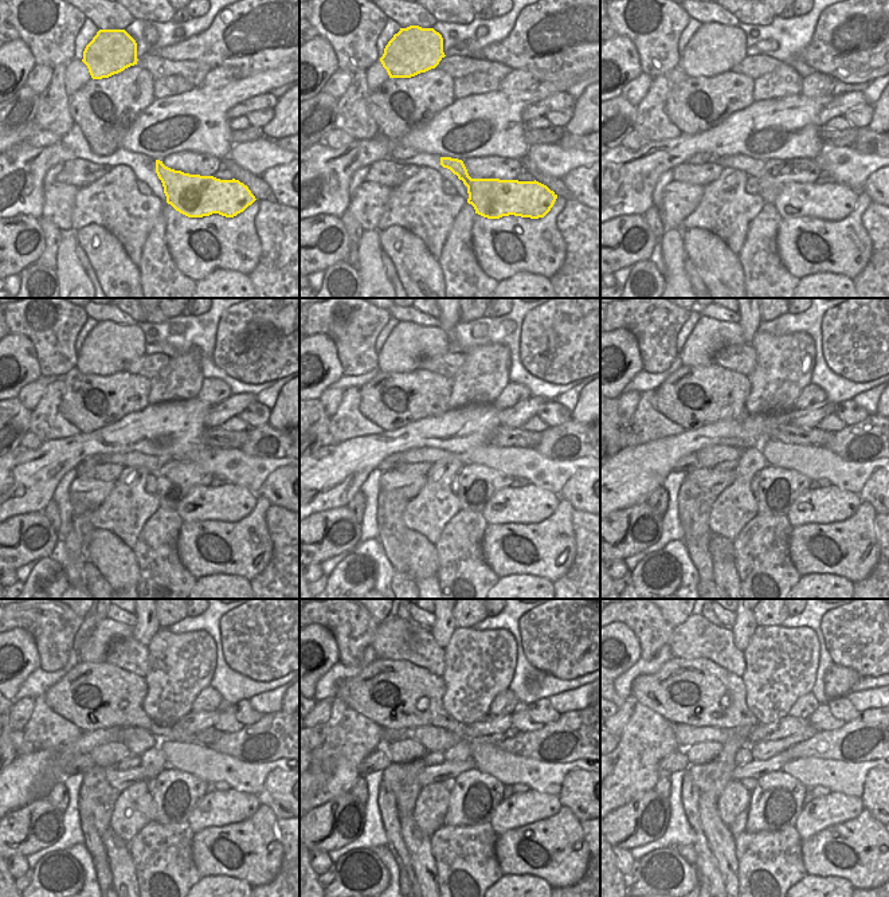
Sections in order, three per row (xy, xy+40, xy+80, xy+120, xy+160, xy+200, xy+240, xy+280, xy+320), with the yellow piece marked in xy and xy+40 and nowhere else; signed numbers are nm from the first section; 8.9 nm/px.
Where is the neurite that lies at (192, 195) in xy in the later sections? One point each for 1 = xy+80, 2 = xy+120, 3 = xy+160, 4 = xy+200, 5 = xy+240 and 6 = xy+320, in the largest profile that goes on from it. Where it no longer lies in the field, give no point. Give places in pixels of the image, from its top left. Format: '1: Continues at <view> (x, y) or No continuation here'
1: Continues at xy+80 (834, 202)
2: Continues at xy+120 (228, 502)
3: Continues at xy+160 (531, 504)
4: Continues at xy+200 (825, 505)
5: Continues at xy+240 (218, 807)
6: Continues at xy+320 (831, 809).

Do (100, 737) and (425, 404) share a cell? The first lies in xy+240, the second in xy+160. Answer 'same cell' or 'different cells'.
different cells

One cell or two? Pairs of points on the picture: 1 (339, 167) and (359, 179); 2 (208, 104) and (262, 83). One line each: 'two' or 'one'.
1: two
2: one

